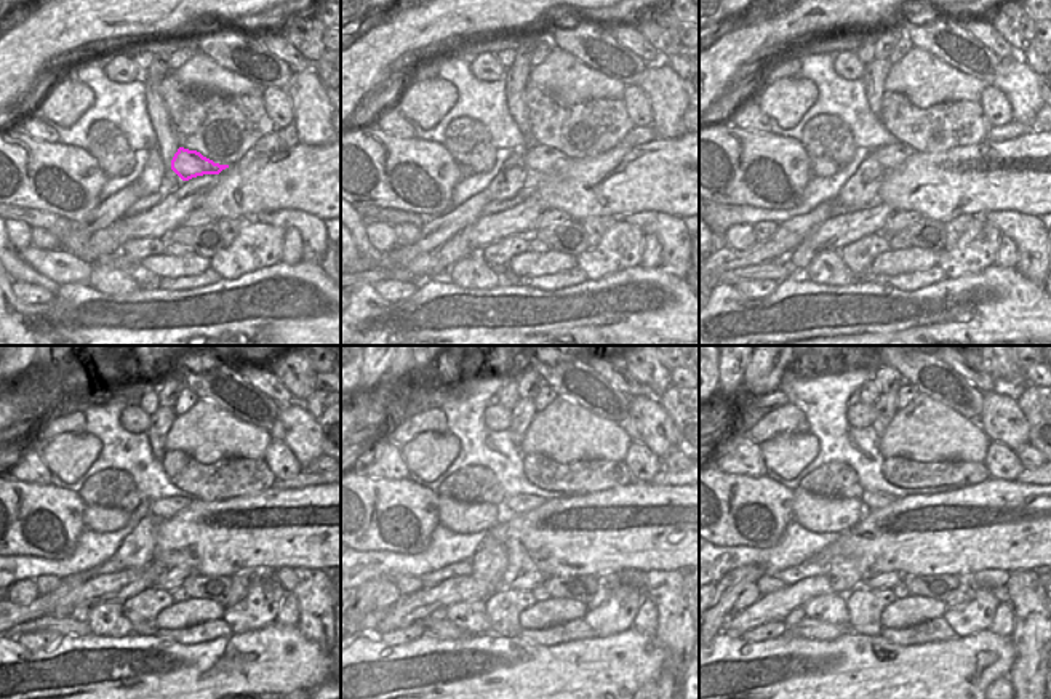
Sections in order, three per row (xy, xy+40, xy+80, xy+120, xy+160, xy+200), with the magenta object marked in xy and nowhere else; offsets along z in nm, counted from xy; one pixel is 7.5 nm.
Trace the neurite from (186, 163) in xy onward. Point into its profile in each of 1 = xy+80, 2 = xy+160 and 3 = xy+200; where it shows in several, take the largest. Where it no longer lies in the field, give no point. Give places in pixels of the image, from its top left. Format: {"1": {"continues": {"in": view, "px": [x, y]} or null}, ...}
{"1": {"continues": {"in": "xy+80", "px": [891, 155]}}, "2": {"continues": {"in": "xy+160", "px": [523, 503]}}, "3": {"continues": {"in": "xy+200", "px": [874, 499]}}}

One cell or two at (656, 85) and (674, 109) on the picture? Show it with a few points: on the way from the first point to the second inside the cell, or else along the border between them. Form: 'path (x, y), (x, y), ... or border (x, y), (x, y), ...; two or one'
path (663, 91), (669, 103); one

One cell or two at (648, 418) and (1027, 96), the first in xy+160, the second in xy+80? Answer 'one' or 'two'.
one

